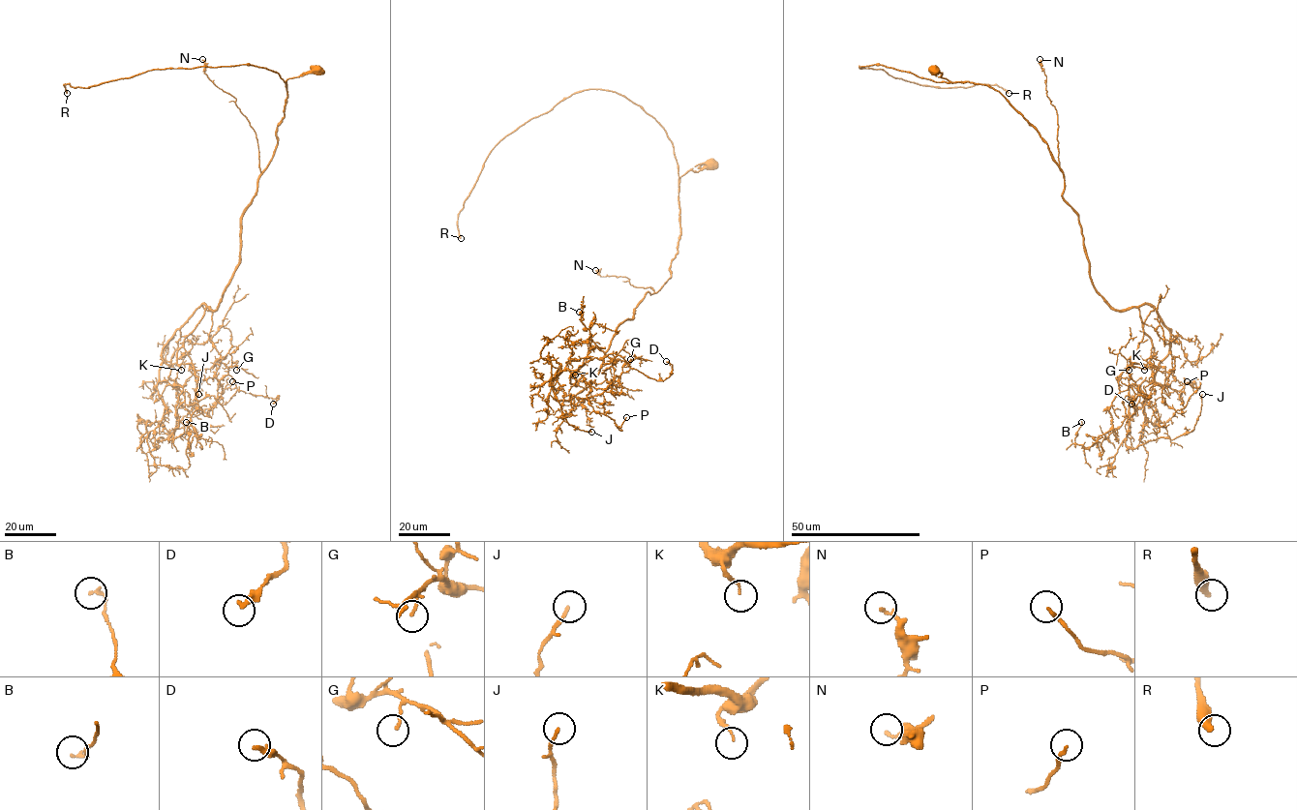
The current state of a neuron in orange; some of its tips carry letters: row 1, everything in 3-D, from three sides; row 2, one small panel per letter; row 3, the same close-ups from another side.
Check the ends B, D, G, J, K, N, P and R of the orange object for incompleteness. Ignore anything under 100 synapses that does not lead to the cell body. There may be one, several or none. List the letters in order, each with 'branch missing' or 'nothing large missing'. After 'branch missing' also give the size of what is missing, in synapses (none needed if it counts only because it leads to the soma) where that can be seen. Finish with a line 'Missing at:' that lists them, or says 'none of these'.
B: nothing large missing
D: nothing large missing
G: nothing large missing
J: nothing large missing
K: nothing large missing
N: nothing large missing
P: nothing large missing
R: branch missing; about 250 synapses
Missing at: R

